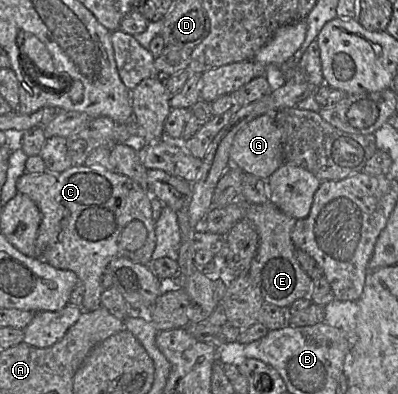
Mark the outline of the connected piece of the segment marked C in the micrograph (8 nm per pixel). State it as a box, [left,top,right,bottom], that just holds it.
[16,165,156,310]

